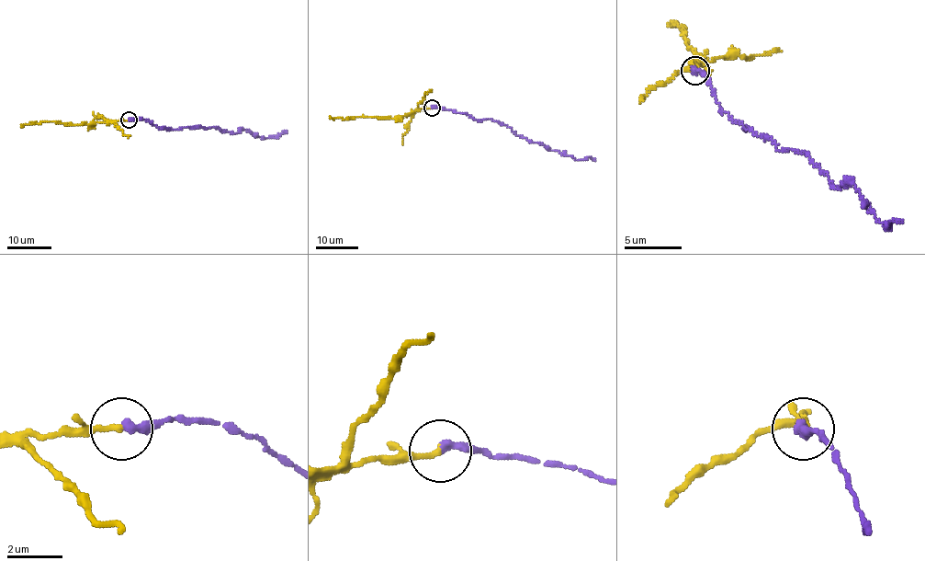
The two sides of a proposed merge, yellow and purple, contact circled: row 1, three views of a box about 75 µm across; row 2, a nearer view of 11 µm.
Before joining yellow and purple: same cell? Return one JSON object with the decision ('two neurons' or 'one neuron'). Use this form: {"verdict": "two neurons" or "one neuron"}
{"verdict": "two neurons"}

